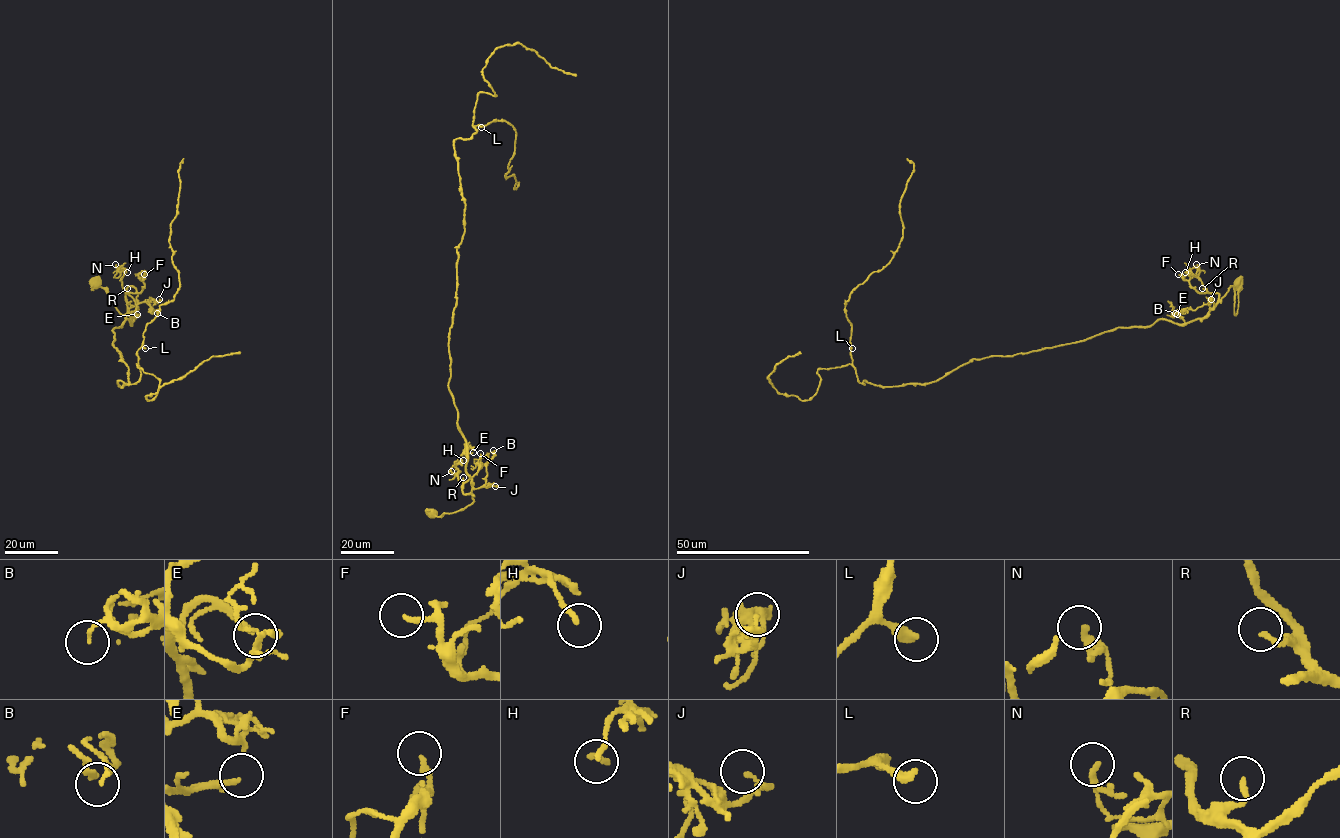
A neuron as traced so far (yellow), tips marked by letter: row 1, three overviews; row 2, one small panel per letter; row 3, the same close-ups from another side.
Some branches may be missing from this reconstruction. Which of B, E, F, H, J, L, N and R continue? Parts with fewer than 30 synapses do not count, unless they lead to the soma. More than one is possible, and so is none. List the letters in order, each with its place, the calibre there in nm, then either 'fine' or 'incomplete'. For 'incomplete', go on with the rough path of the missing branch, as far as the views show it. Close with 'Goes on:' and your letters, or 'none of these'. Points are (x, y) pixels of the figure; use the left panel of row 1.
B: (157, 313) | 70 nm | fine
E: (137, 314) | 110 nm | fine
F: (144, 274) | 170 nm | fine
H: (127, 272) | 160 nm | fine
J: (159, 299) | 150 nm | fine
L: (145, 348) | 360 nm | fine
N: (115, 264) | 190 nm | fine
R: (127, 288) | 160 nm | fine
Goes on: none of these

